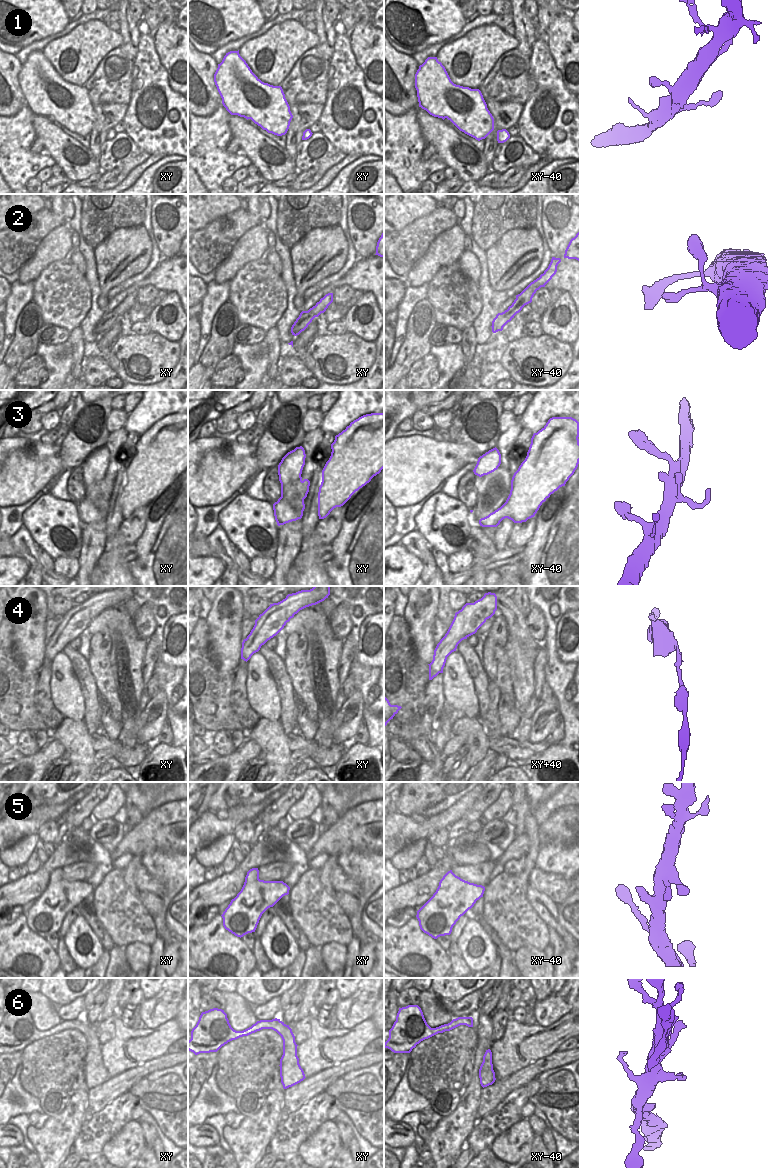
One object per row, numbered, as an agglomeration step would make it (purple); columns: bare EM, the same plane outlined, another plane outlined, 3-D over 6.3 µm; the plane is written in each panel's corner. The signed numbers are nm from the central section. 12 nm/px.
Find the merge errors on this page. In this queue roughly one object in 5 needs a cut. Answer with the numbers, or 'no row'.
no row

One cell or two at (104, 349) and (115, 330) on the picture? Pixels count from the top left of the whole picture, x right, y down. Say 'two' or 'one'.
one

